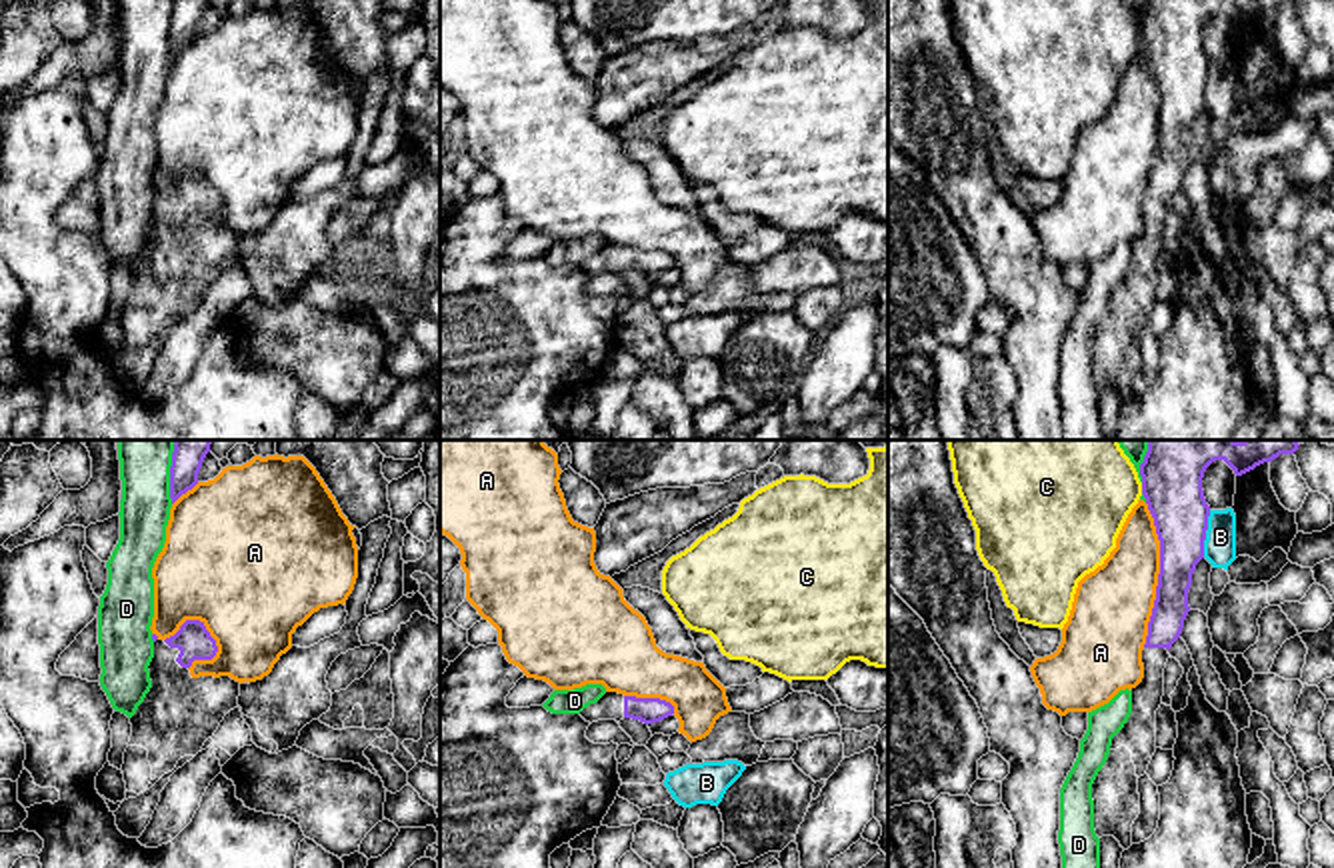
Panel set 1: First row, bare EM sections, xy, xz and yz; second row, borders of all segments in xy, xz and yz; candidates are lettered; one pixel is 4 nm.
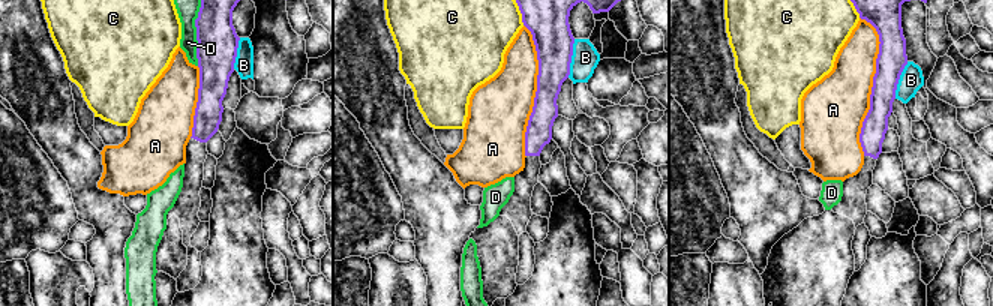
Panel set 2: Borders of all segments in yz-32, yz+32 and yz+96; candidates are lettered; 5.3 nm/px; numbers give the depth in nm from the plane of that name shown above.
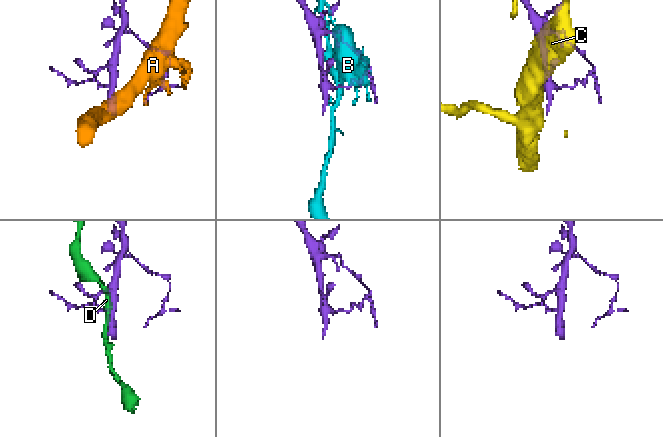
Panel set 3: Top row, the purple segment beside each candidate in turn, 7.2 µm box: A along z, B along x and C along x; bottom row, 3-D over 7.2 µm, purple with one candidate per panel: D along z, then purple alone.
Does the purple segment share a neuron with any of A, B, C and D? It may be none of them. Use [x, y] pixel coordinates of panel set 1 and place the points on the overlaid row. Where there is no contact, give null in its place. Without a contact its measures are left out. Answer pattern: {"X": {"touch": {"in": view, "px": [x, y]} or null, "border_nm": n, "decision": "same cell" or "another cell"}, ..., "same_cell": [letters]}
{"A": {"touch": {"in": "yz", "px": [1158, 574]}, "border_nm": 600, "decision": "another cell"}, "B": {"touch": {"in": "yz", "px": [1204, 534]}, "border_nm": 190, "decision": "another cell"}, "C": {"touch": {"in": "yz", "px": [1142, 488]}, "border_nm": 50, "decision": "another cell"}, "D": {"touch": {"in": "xy", "px": [170, 472]}, "border_nm": 260, "decision": "another cell"}, "same_cell": []}

